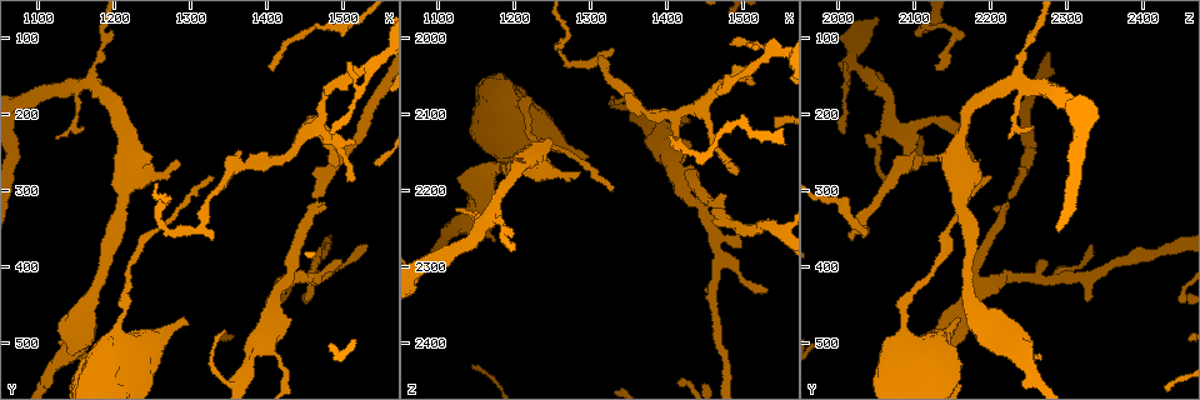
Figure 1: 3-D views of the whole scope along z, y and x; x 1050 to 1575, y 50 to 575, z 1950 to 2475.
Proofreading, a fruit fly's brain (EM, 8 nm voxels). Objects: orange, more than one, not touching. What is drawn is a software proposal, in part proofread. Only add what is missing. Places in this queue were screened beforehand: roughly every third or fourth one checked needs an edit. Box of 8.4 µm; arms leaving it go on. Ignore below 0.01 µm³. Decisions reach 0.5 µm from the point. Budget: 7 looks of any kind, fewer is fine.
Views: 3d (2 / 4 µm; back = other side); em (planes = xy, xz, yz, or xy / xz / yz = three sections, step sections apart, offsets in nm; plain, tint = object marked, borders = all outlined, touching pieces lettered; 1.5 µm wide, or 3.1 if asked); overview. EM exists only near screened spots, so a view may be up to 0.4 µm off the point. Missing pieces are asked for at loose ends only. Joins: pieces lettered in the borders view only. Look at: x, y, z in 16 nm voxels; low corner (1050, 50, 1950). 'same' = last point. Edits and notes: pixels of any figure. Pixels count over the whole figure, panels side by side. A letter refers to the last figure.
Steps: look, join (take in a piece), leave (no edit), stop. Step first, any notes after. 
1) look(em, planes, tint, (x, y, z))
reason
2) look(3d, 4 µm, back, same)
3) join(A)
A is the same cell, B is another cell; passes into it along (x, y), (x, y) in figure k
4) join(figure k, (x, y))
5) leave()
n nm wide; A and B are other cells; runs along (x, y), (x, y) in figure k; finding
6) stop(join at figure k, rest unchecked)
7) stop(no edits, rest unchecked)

look(3d, 4 µm, (1175, 515, 2265))
thick end

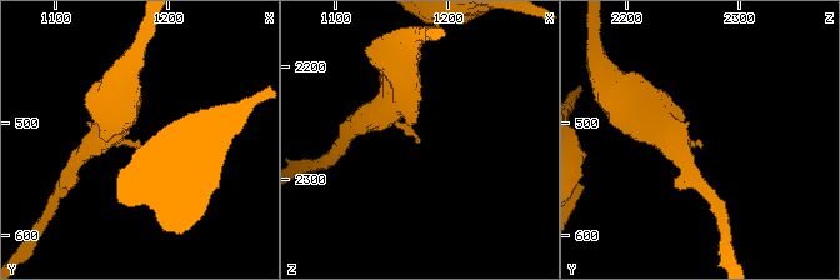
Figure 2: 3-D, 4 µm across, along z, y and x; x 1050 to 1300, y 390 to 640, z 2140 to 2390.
look(em, planes, borders, (1174, 514, 2266))

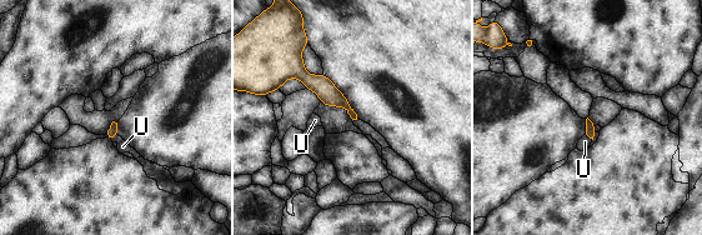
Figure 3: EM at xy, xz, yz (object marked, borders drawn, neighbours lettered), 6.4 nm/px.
leave()
U is another cell; no lettered piece goes on from it

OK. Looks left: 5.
look(3d, 2 µm, (1295, 475, 2155))
an open end

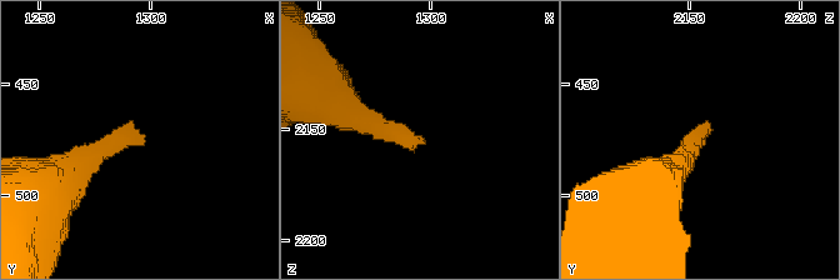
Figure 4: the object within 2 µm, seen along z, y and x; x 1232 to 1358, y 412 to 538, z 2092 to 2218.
look(em, planes, borders, (1297, 478, 2155))
shape alone is not enough

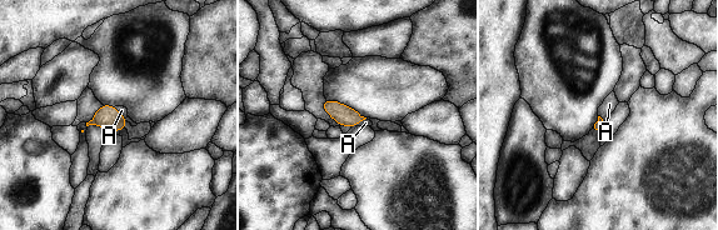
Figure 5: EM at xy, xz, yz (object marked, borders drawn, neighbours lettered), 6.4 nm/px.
join(A)
A is the same cell; passes into it along (106, 116), (118, 113), (121, 110) in figure 5; it goes on there

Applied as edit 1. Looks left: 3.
stop(join at figure 5, rest unchecked)

